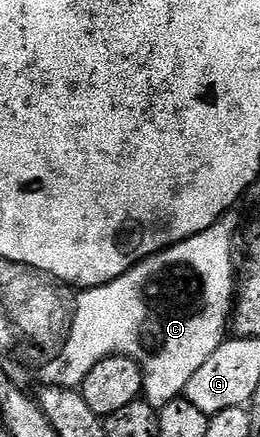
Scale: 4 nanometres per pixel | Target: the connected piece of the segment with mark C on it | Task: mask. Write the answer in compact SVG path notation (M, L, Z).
M228 212L205 232L194 234L189 240L179 242L139 262L129 272L117 276L104 286L83 290L75 300L75 315L65 348L61 356L41 368L42 385L60 386L74 390L82 387L85 376L93 372L93 364L120 354L134 358L143 373L142 397L156 408L169 404L186 391L189 380L213 352L228 337L229 323L233 318L233 303L237 293L237 258L235 262L235 229L239 222Z

